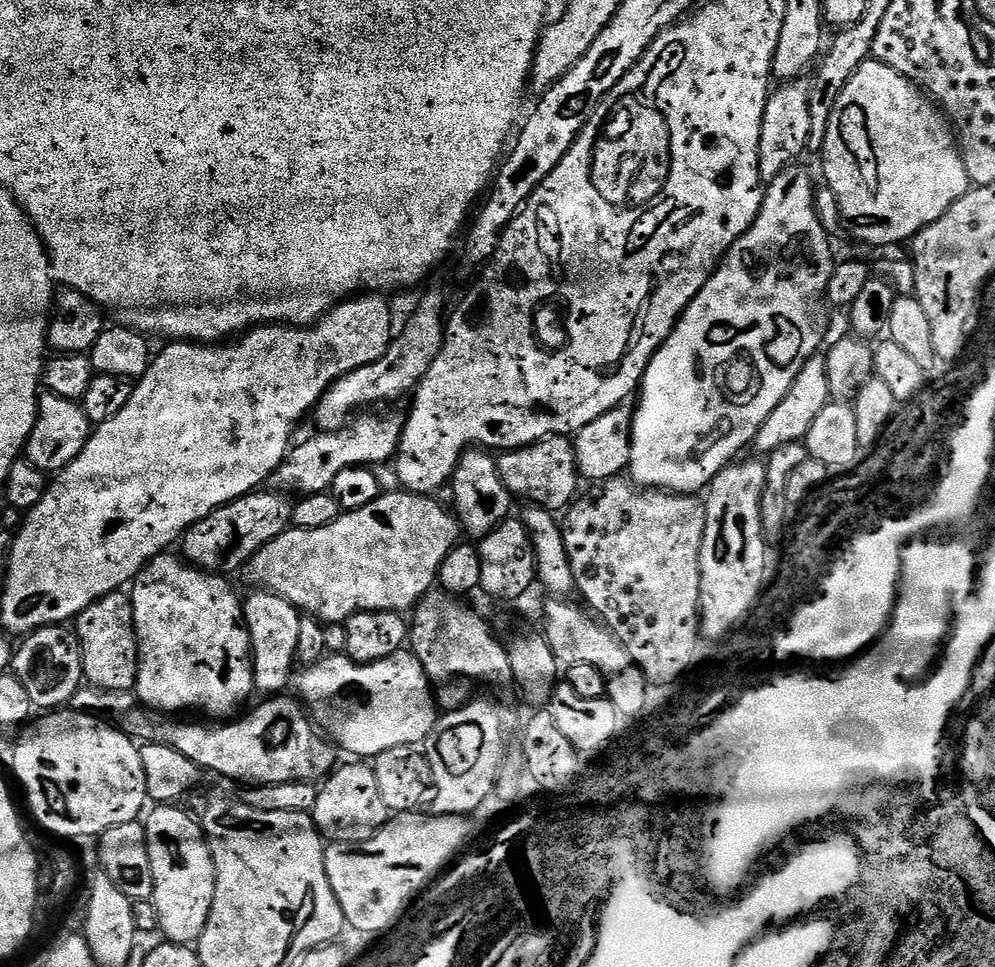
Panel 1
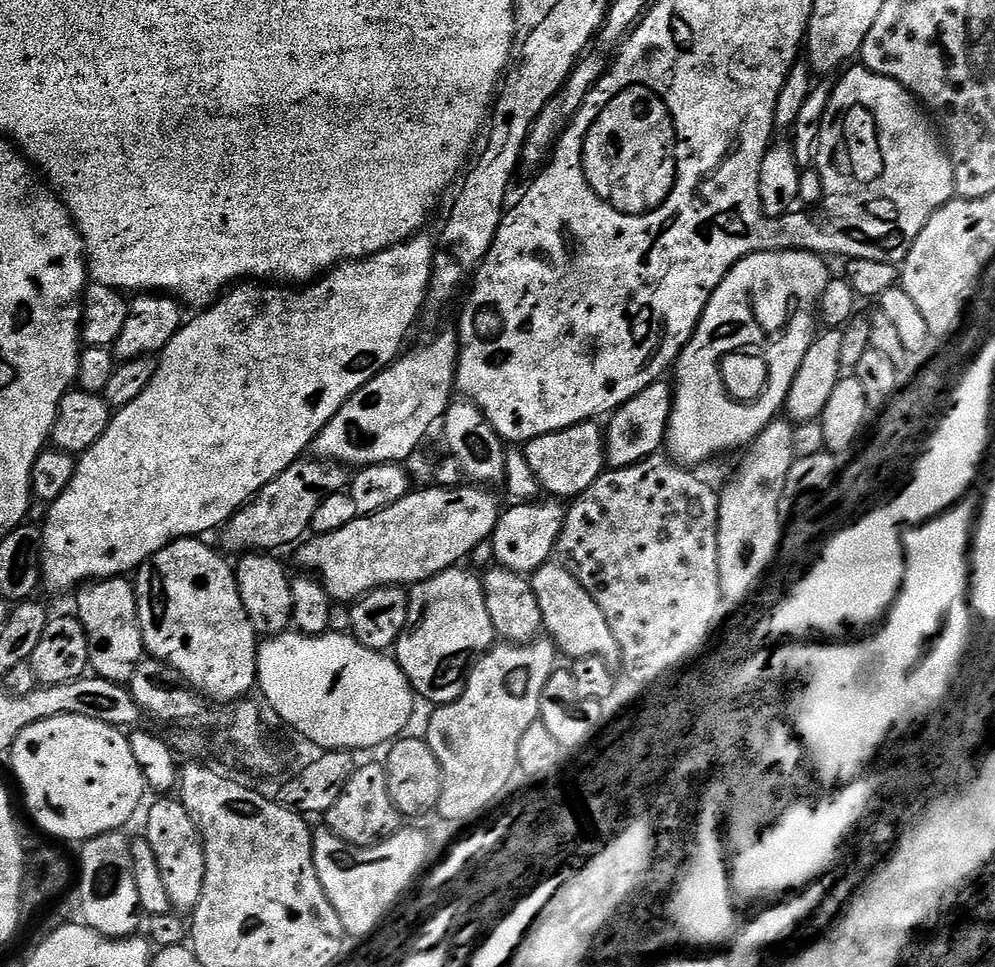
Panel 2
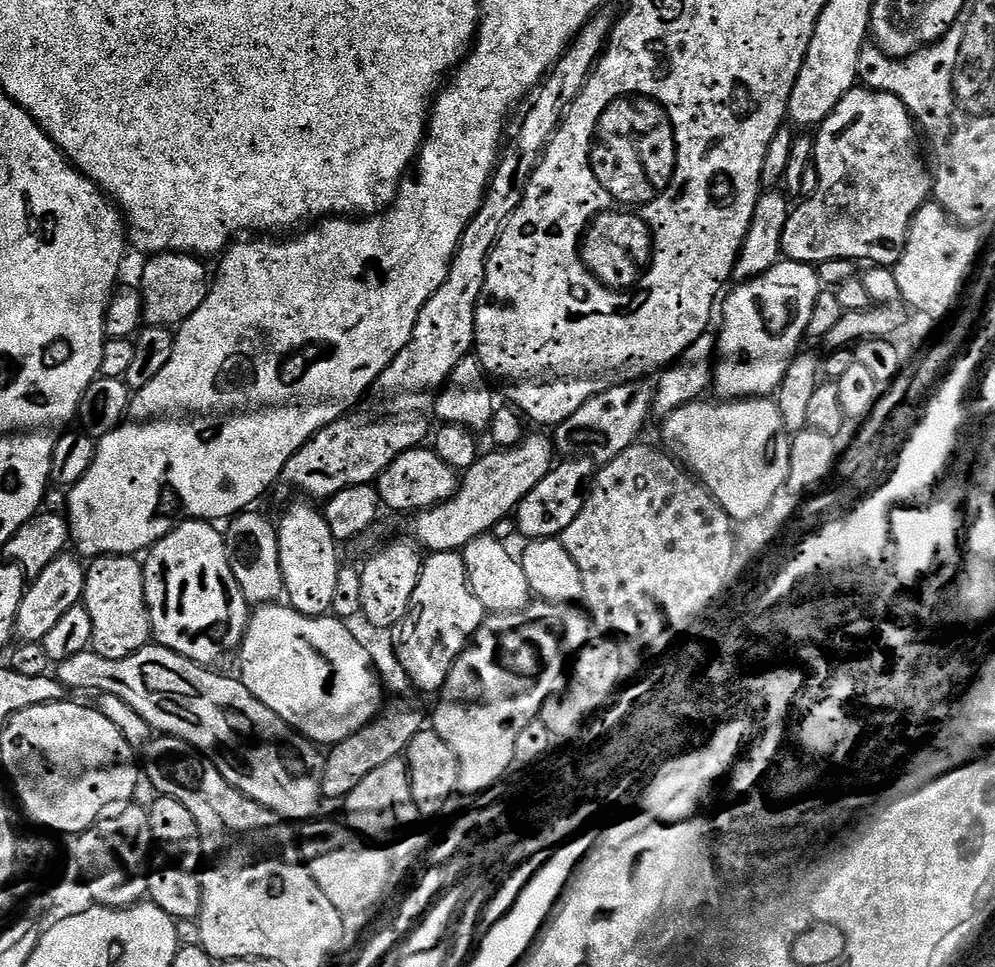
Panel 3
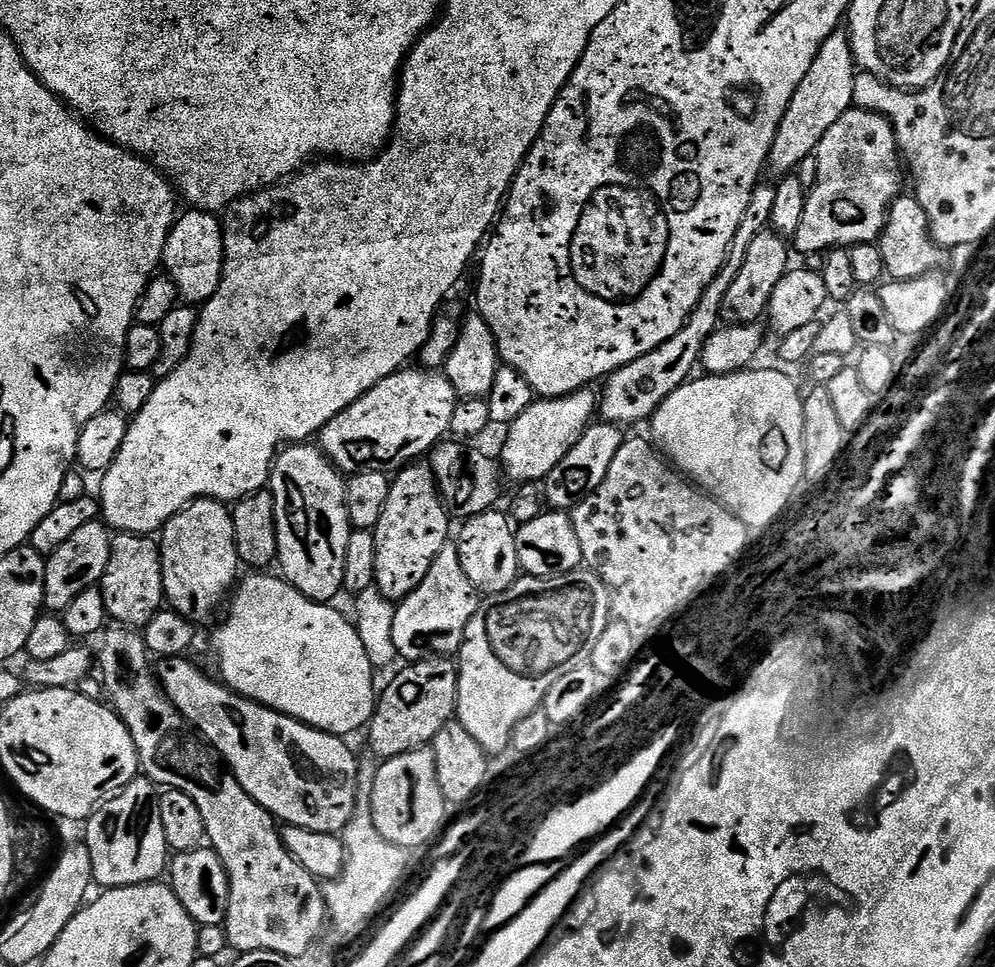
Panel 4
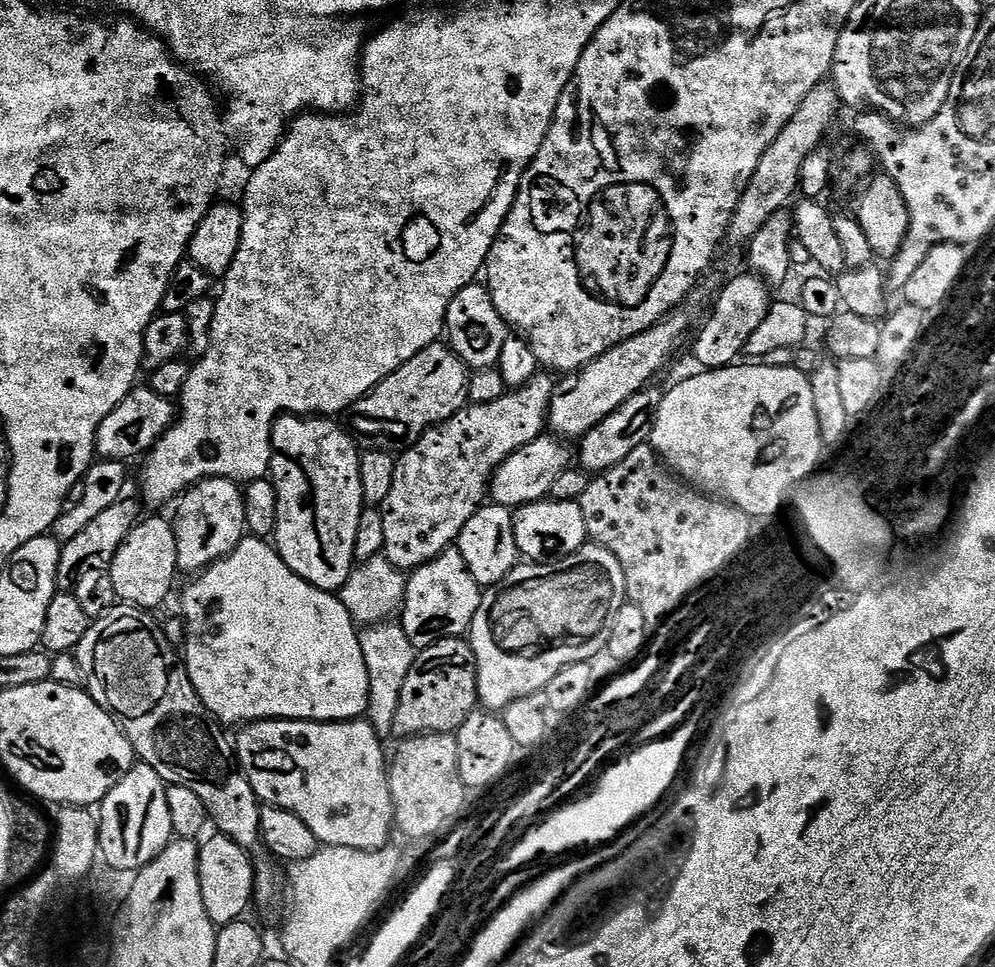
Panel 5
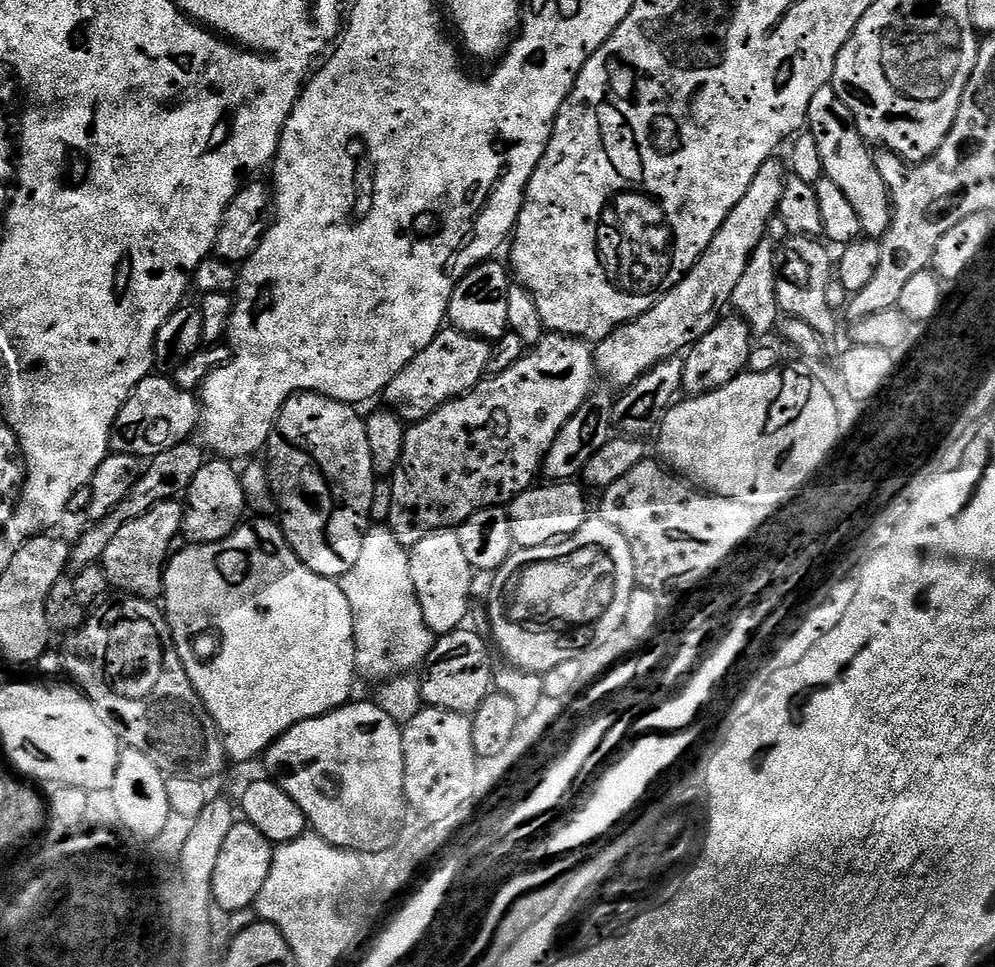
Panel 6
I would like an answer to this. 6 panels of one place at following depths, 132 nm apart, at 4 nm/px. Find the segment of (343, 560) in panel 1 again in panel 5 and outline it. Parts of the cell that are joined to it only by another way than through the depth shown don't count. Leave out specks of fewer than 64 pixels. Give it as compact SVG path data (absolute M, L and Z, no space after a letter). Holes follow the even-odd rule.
M697 286L688 293L688 299L678 308L664 317L659 324L650 330L606 350L596 360L584 365L579 372L565 375L552 391L552 401L548 407L548 424L557 437L582 438L594 426L598 426L622 402L626 402L634 394L649 387L656 376L656 371L672 356L672 351L684 340L684 335L692 328L696 315L710 304L708 292L703 286Z

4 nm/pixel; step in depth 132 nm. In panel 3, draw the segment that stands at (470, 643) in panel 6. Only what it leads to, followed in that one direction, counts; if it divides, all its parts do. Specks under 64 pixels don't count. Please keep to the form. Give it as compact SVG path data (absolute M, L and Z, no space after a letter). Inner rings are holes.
M392 698L388 704L385 703L380 711L376 713L376 719L371 720L362 730L358 730L354 734L350 734L350 738L346 738L342 742L338 742L327 753L324 762L324 796L327 799L343 801L345 796L350 794L350 790L354 790L354 786L358 786L358 782L362 782L362 778L366 778L366 774L370 774L373 770L378 770L378 766L382 766L391 760L399 760L407 753L410 742L414 738L414 734L418 734L425 727L426 716L423 716L408 698Z

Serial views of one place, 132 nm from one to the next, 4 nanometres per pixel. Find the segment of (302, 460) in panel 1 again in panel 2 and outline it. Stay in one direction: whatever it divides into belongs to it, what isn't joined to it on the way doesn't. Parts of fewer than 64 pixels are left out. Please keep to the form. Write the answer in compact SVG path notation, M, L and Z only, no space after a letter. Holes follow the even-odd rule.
M455 331L444 332L433 340L425 342L412 353L401 355L388 368L378 373L366 386L356 391L338 414L326 422L326 426L312 441L311 451L321 461L351 466L359 470L367 464L395 464L408 462L416 452L416 447L428 436L432 427L443 421L448 405L453 403L456 388L456 360L460 356L460 342Z

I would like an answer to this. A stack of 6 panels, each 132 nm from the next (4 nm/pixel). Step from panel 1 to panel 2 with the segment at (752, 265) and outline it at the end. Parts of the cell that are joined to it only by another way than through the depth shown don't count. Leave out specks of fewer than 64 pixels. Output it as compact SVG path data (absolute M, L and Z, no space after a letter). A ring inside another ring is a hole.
M781 250L778 252L755 252L749 256L744 256L726 274L726 278L714 290L690 342L680 351L680 357L676 359L674 373L674 395L672 398L672 413L668 419L668 434L666 437L666 448L677 461L683 462L688 466L700 464L703 460L708 460L711 456L716 456L719 452L728 452L731 448L743 449L751 445L759 432L762 431L770 421L777 419L781 415L782 409L787 405L790 386L802 366L802 360L806 357L806 352L810 350L816 331L818 328L818 305L822 290L826 290L830 273L826 265L825 257L815 252L797 252L795 250Z

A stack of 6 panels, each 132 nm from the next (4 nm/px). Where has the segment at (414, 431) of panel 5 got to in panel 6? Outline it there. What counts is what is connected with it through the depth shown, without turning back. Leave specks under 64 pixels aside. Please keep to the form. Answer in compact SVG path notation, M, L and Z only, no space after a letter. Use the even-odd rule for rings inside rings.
M441 330L434 342L430 342L430 346L420 351L384 387L382 396L388 399L387 407L405 422L425 420L446 401L457 400L485 379L488 364L492 360L492 347L489 341L478 336L468 336L465 332L455 330Z

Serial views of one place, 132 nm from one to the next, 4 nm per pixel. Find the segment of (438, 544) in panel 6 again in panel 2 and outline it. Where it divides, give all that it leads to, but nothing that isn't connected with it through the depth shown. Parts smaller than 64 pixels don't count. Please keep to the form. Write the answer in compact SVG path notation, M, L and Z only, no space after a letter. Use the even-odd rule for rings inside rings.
M468 566L447 568L420 584L411 585L408 594L408 621L394 649L396 664L406 674L412 691L421 701L429 700L432 706L457 700L464 692L466 673L498 640L490 610L486 610L483 579L471 567L464 567Z

